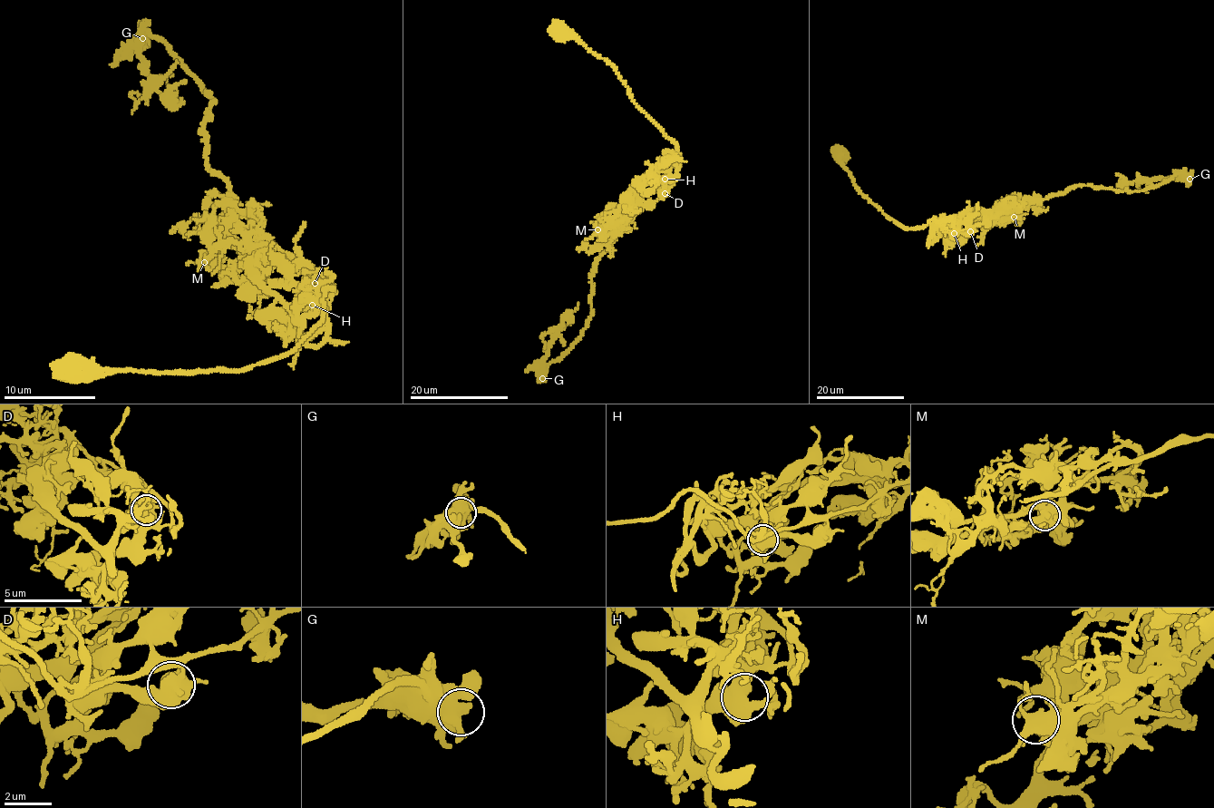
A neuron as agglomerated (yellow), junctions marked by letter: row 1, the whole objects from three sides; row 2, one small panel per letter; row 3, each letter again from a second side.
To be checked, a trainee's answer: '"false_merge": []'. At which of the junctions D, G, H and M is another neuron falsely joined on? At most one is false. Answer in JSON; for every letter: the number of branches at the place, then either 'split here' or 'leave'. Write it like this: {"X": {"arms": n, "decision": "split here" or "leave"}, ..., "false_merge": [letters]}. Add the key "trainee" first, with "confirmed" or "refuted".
{"trainee": "refuted", "D": {"arms": 4, "decision": "split here"}, "G": {"arms": 4, "decision": "leave"}, "H": {"arms": 4, "decision": "leave"}, "M": {"arms": 4, "decision": "leave"}, "false_merge": ["D"]}

